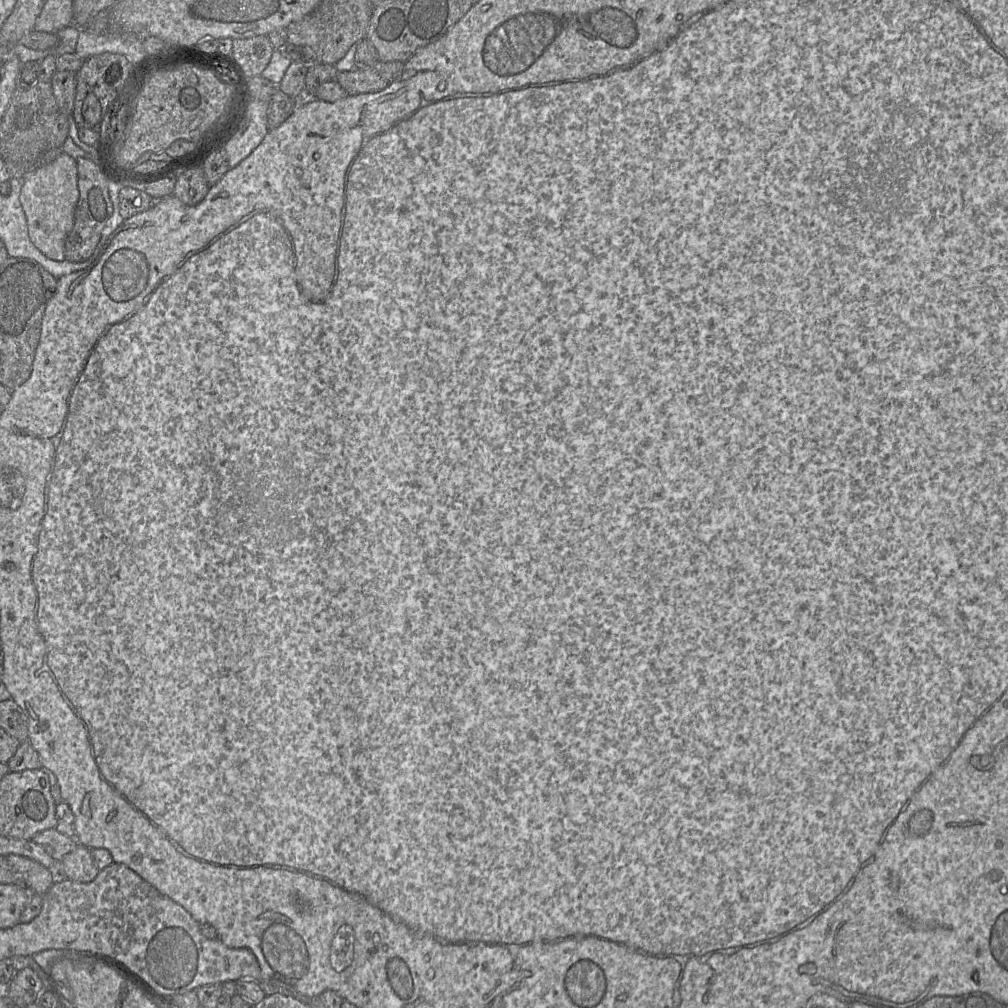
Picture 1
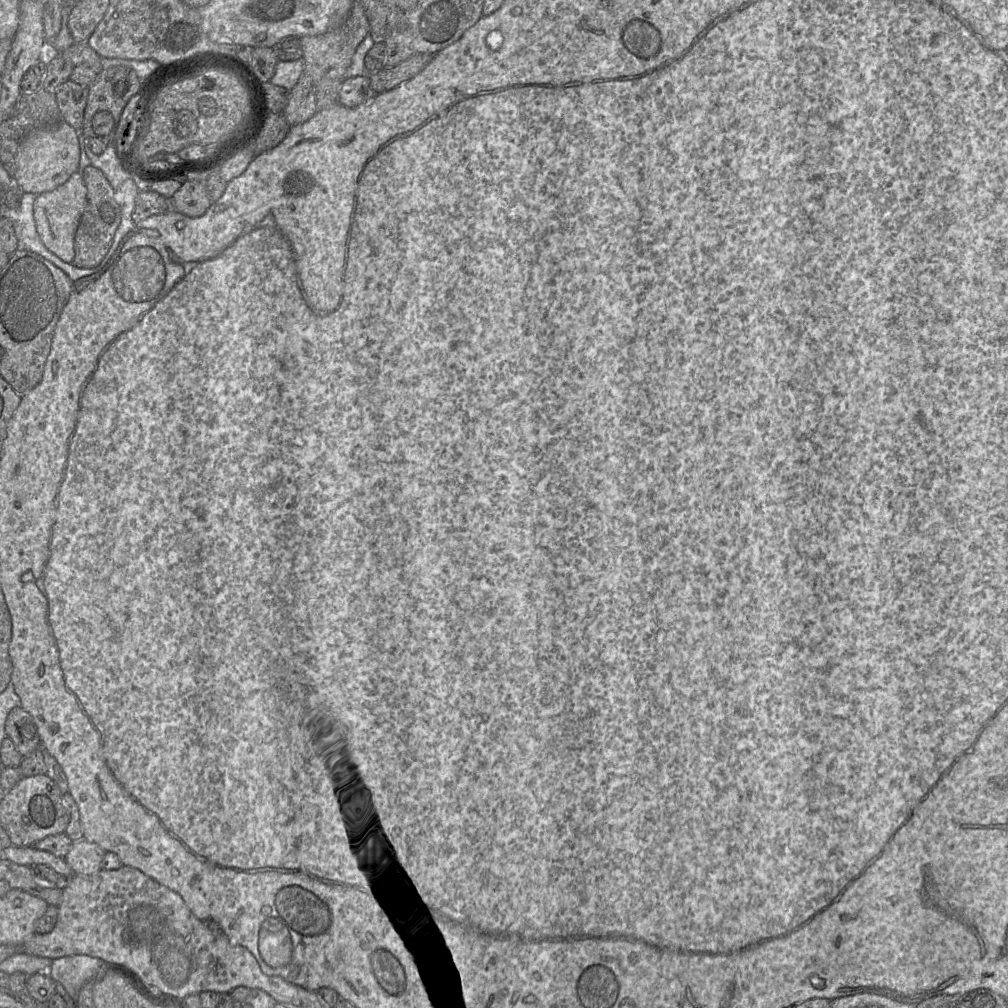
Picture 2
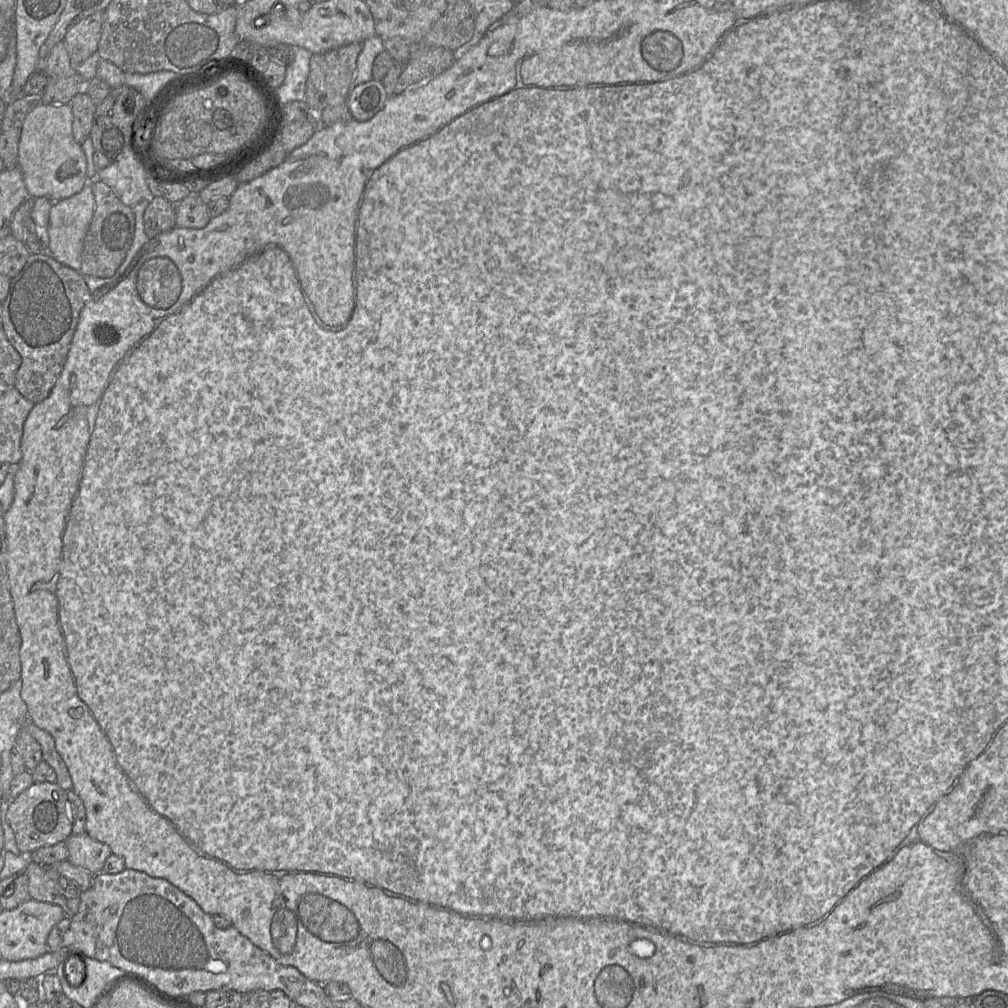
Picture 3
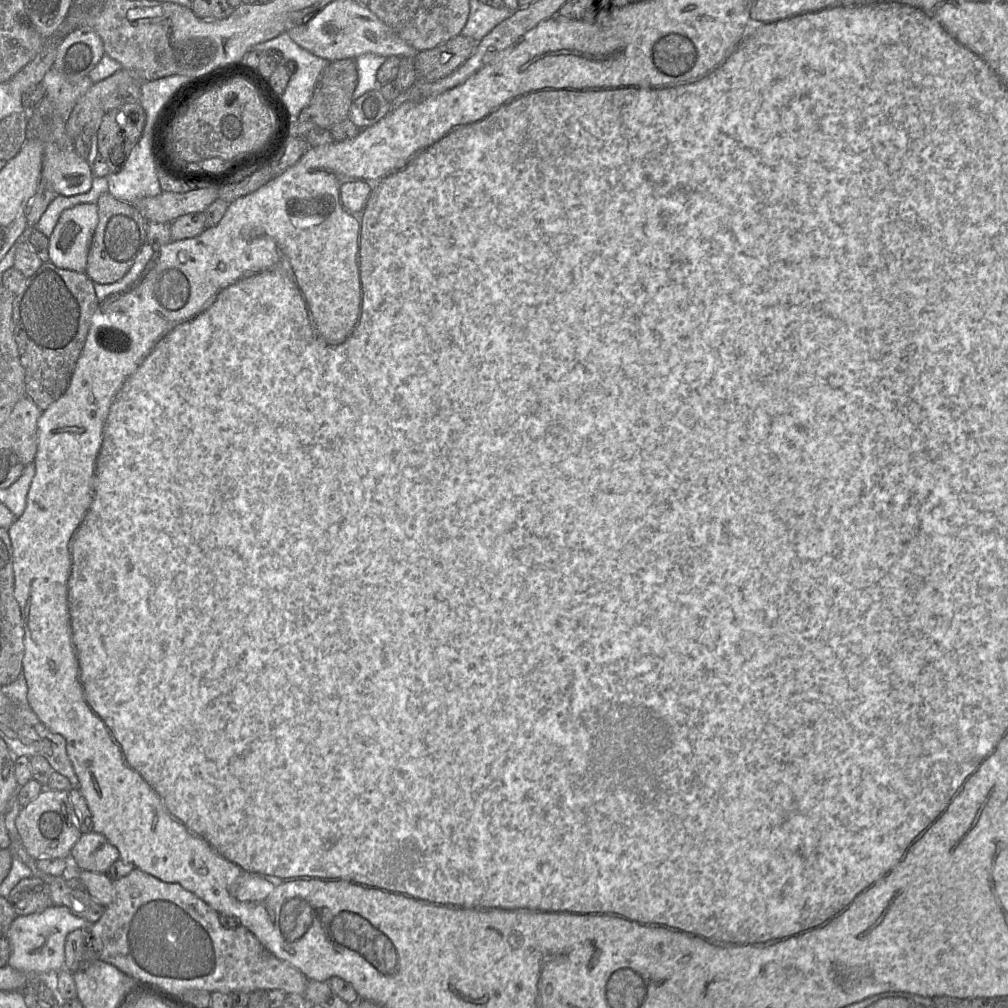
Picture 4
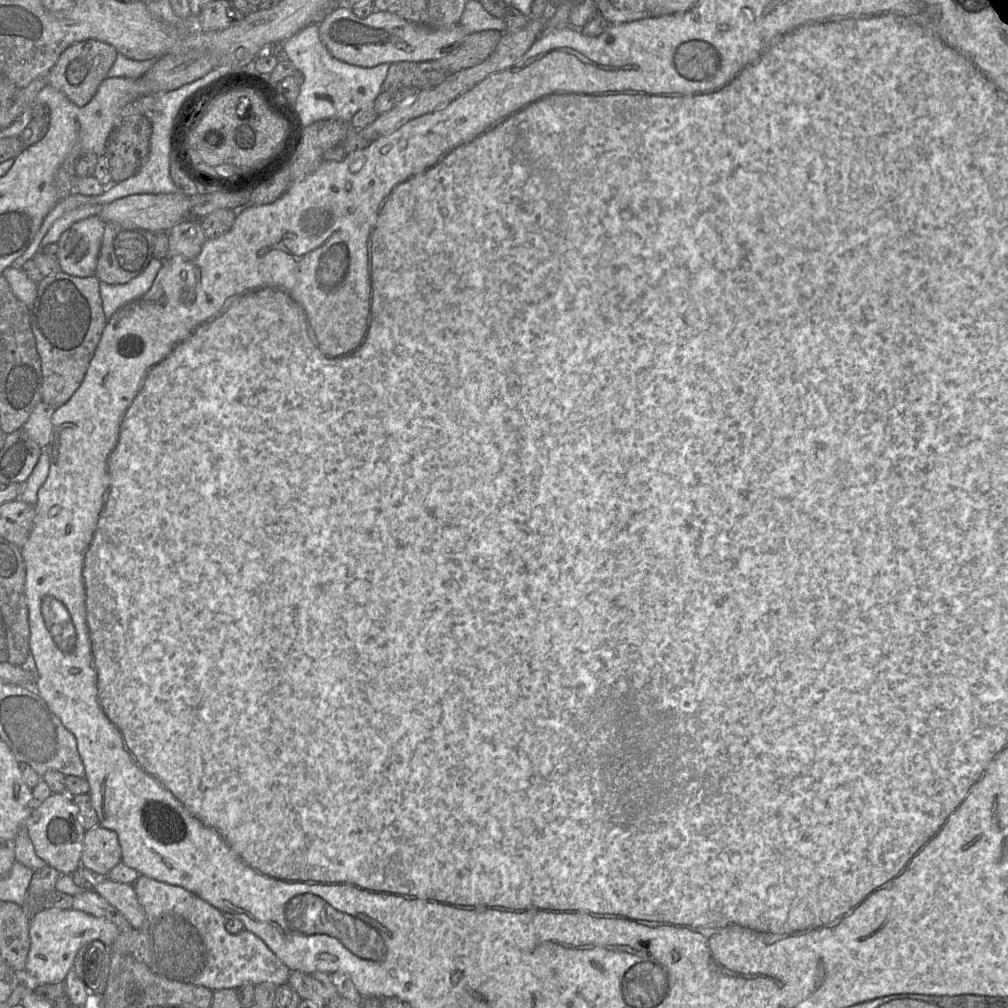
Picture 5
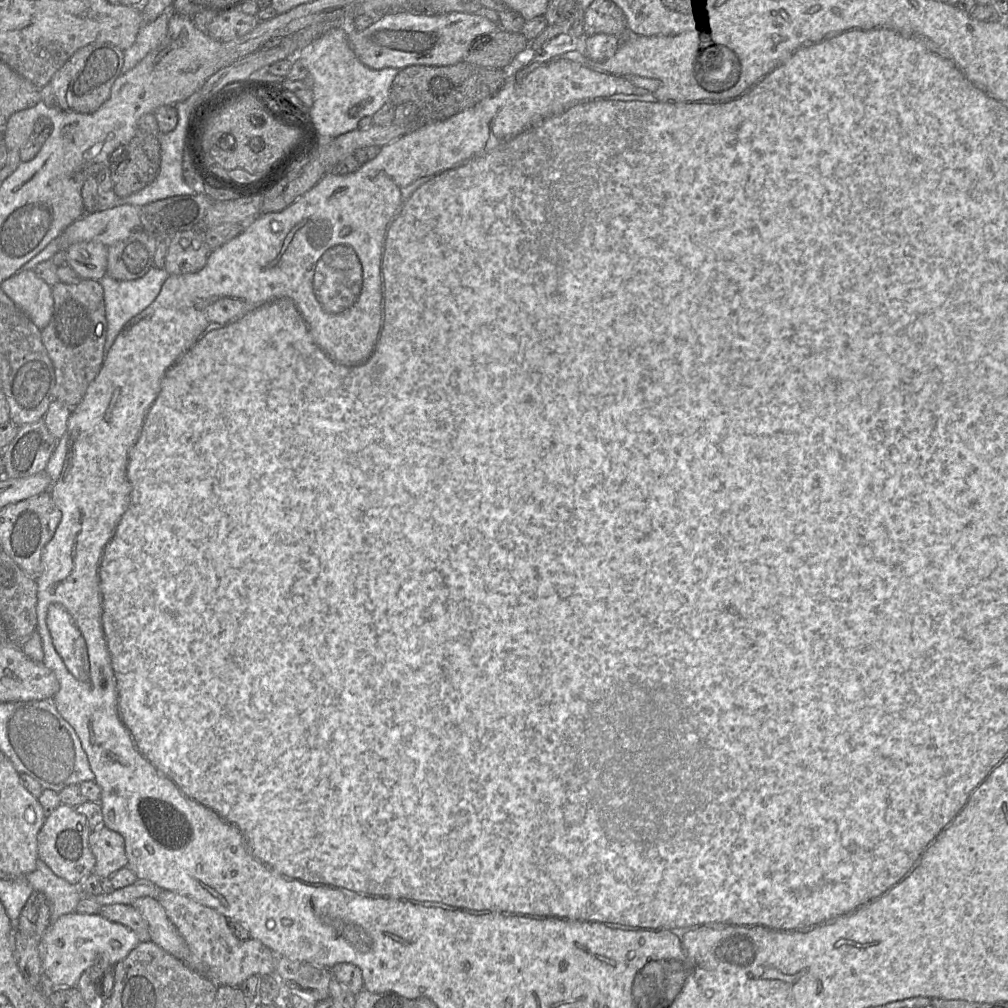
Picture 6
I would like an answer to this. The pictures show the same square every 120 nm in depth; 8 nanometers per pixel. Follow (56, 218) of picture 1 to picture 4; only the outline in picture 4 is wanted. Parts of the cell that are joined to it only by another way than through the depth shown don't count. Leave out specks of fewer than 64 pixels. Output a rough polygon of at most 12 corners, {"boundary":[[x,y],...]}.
{"boundary":[[97,205],[64,210],[49,237],[56,267],[84,273]]}

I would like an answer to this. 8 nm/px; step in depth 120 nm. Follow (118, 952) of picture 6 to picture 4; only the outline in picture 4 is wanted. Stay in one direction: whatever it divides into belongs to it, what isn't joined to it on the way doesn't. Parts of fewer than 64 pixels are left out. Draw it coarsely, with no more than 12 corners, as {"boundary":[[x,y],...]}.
{"boundary":[[66,907],[17,916],[8,965],[29,975],[64,968],[66,937],[92,924]]}

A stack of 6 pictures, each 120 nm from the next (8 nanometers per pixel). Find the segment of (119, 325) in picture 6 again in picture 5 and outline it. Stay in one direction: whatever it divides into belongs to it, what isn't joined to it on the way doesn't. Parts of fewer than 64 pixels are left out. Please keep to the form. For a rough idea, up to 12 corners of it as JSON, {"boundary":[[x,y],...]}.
{"boundary":[[154,257],[127,283],[100,281],[107,320],[122,306],[145,295],[162,265]]}

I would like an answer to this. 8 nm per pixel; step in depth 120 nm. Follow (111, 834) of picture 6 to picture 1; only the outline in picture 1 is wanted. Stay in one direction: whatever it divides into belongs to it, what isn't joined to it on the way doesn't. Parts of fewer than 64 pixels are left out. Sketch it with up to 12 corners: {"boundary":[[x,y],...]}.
{"boundary":[[80,844],[63,857],[67,879],[90,883],[99,873],[91,850]]}

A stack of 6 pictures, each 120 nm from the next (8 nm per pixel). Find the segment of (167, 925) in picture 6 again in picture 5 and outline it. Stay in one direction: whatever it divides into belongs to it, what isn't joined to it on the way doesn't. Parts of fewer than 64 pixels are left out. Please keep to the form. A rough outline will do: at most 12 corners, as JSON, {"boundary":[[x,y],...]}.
{"boundary":[[101,877],[93,889],[140,929],[145,912],[134,887]]}

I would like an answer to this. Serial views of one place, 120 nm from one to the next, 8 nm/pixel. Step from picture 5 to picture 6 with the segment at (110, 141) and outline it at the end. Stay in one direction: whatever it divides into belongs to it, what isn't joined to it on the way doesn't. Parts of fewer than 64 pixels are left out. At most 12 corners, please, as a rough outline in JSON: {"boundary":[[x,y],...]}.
{"boundary":[[138,129],[109,156],[113,191],[126,198],[160,169],[158,137]]}

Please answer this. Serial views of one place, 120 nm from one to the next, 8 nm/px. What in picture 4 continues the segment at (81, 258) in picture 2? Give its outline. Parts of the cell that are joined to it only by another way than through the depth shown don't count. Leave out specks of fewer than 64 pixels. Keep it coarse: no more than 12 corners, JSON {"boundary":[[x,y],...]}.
{"boundary":[[109,192],[85,273],[123,278],[147,242],[147,221]]}

